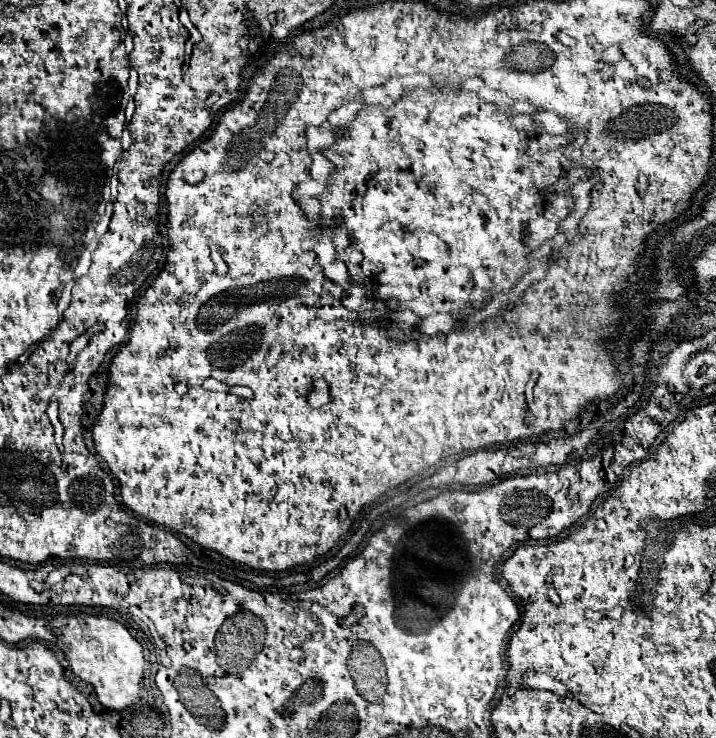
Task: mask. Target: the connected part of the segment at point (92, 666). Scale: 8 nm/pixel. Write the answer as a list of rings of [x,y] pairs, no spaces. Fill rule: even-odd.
[[[96,615],[54,617],[54,635],[58,635],[58,648],[66,655],[72,673],[94,687],[98,701],[104,707],[120,711],[138,699],[144,671],[142,645],[122,623]]]

